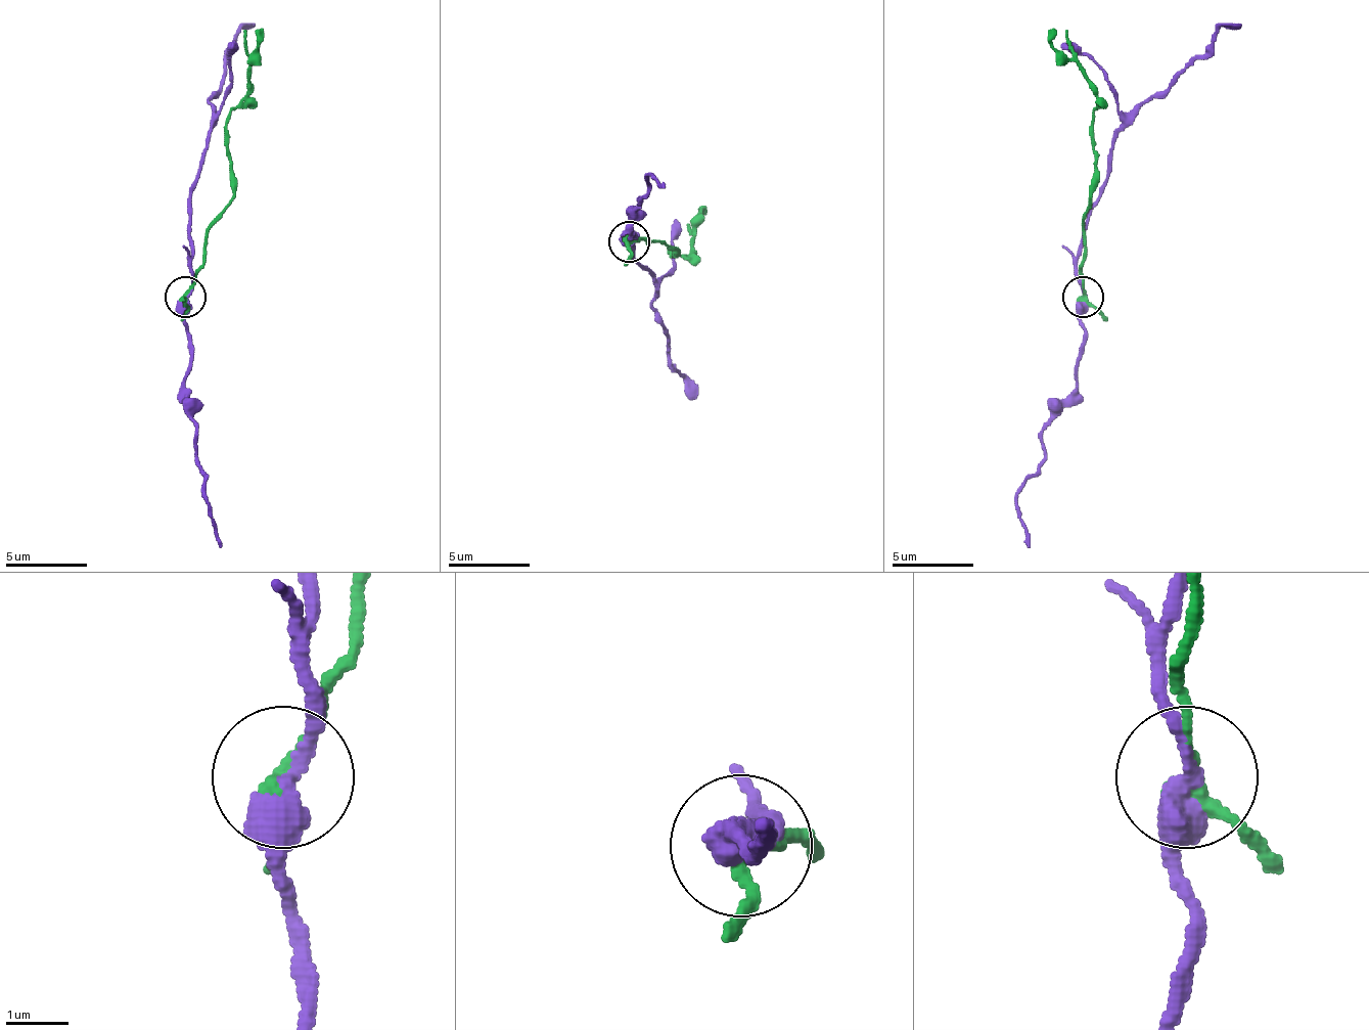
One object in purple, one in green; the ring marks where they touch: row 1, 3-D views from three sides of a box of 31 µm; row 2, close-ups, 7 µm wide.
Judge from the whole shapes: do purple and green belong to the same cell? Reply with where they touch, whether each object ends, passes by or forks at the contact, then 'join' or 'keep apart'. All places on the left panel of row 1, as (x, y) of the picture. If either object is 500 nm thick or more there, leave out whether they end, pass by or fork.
place (185, 297); purple passes by; green passes by; keep apart

